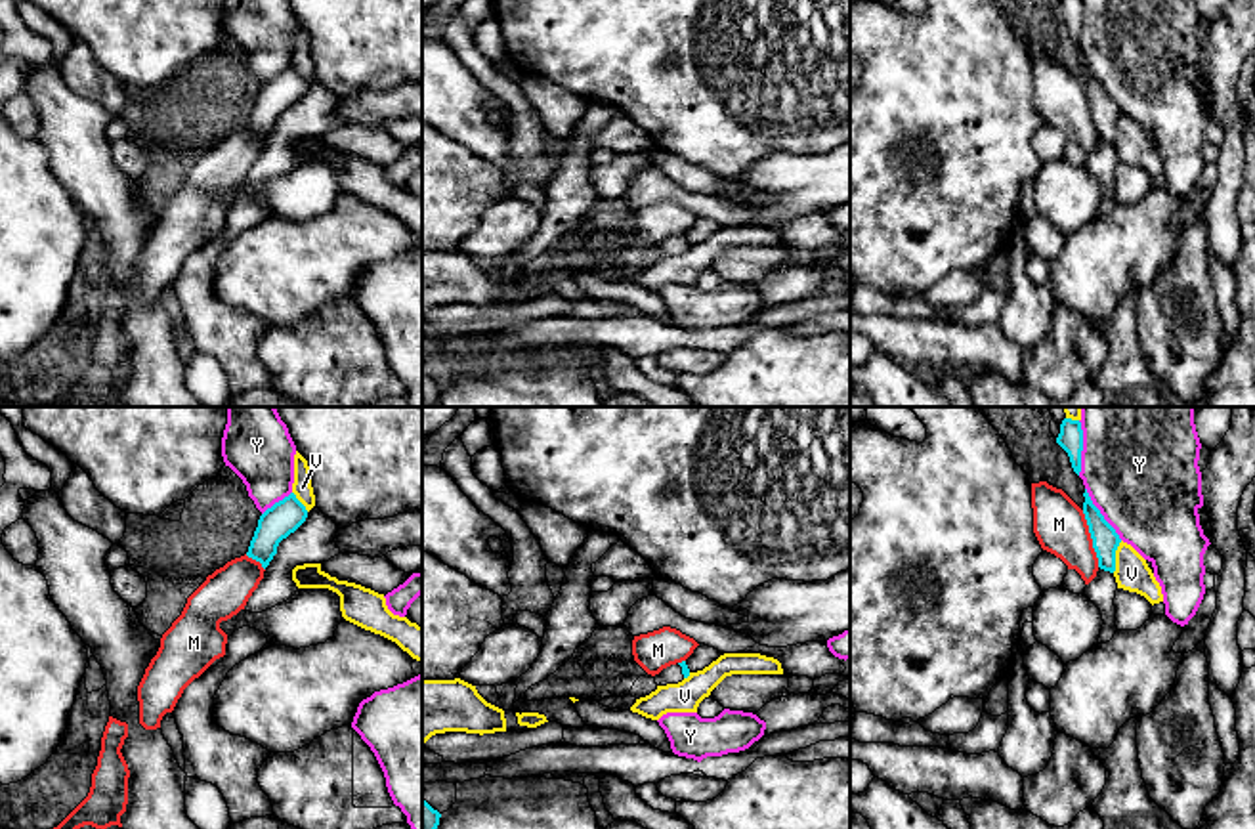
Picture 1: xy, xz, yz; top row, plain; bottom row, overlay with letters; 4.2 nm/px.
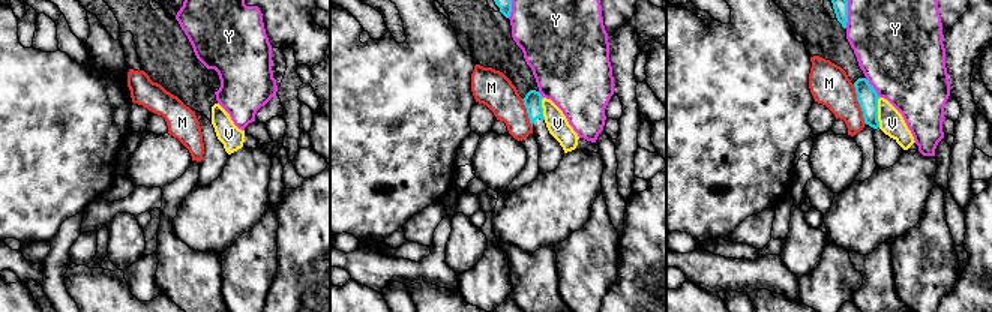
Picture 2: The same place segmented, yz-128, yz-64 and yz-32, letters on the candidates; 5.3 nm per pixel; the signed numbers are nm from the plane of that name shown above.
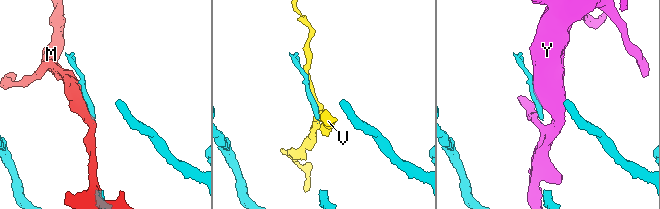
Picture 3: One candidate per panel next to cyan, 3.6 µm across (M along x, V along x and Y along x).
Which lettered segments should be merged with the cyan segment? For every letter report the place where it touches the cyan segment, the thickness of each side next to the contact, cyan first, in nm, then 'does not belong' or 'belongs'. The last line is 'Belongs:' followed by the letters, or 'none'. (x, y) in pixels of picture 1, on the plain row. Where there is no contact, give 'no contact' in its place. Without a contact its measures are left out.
M: meets cyan in yz at (1091, 109); 110 nm thick on the cyan side, 220 nm on the other; does not belong
V: meets cyan in yz at (1114, 128); 110 nm thick on the cyan side, 150 nm on the other; does not belong
Y: meets cyan in yz at (1101, 86); 110 nm thick on the cyan side, 460 nm on the other; does not belong
Belongs: none

